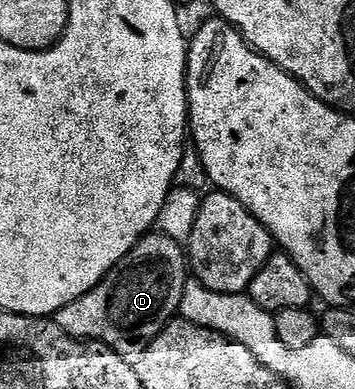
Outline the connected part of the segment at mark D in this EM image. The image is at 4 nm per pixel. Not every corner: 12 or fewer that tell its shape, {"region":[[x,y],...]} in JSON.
{"region":[[149,233],[55,313],[135,364],[177,318],[185,248]]}

